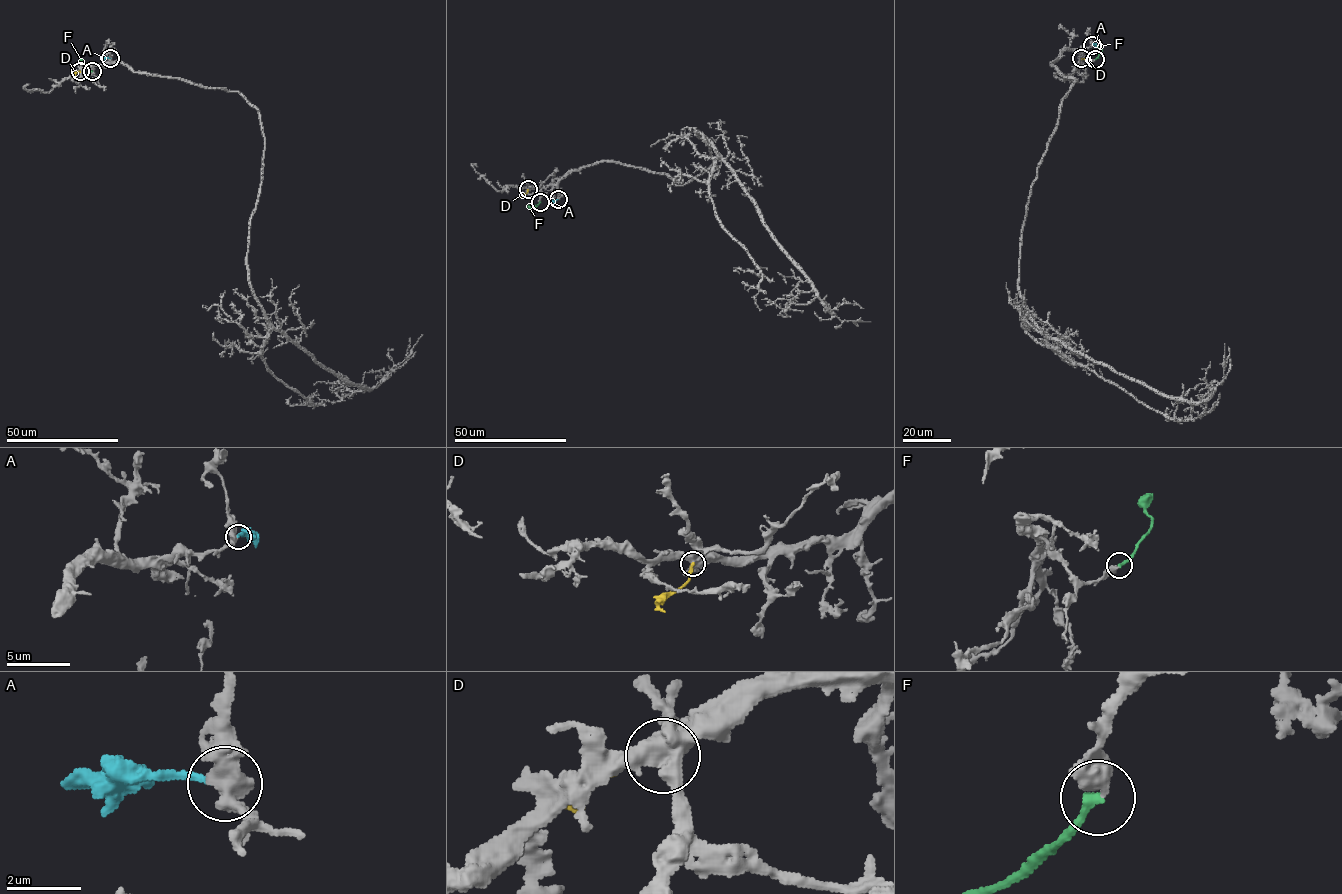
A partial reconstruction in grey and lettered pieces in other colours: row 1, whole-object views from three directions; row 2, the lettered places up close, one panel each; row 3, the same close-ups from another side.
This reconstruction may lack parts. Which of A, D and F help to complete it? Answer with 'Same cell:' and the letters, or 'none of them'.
Same cell: F

